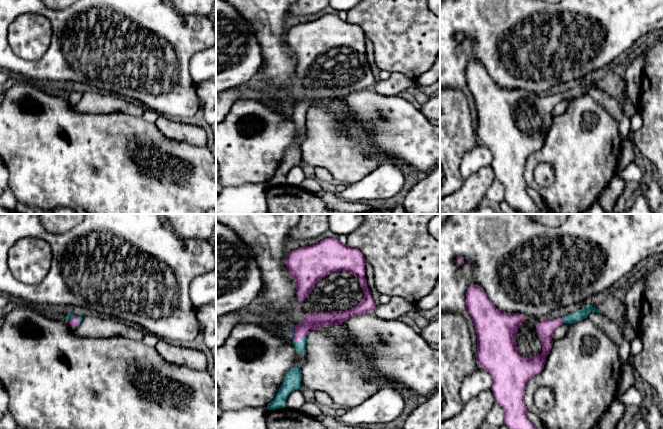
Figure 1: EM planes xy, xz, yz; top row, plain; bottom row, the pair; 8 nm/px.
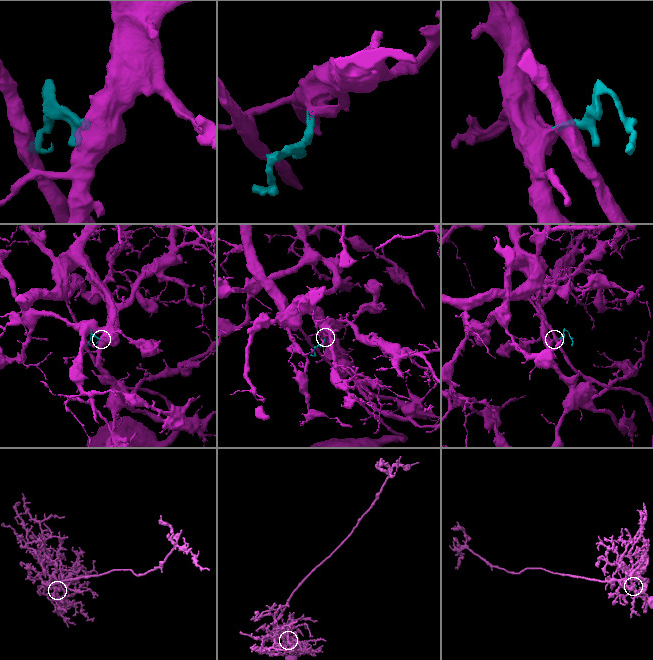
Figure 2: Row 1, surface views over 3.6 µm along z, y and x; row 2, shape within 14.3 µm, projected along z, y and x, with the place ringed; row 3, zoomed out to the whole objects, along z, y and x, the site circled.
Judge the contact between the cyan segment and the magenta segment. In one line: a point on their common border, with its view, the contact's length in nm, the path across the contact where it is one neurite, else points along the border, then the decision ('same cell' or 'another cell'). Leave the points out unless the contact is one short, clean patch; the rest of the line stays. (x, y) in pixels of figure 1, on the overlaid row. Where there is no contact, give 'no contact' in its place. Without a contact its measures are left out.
xz (295, 341) | 140 nm | across xz (300, 346), (295, 341), (299, 333), (314, 320) | same cell

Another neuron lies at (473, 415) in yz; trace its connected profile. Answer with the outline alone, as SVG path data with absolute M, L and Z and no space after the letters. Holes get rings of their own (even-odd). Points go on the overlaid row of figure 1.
M492 390L483 391L464 404L456 416L440 423L440 429L482 429L486 415L495 403Z

